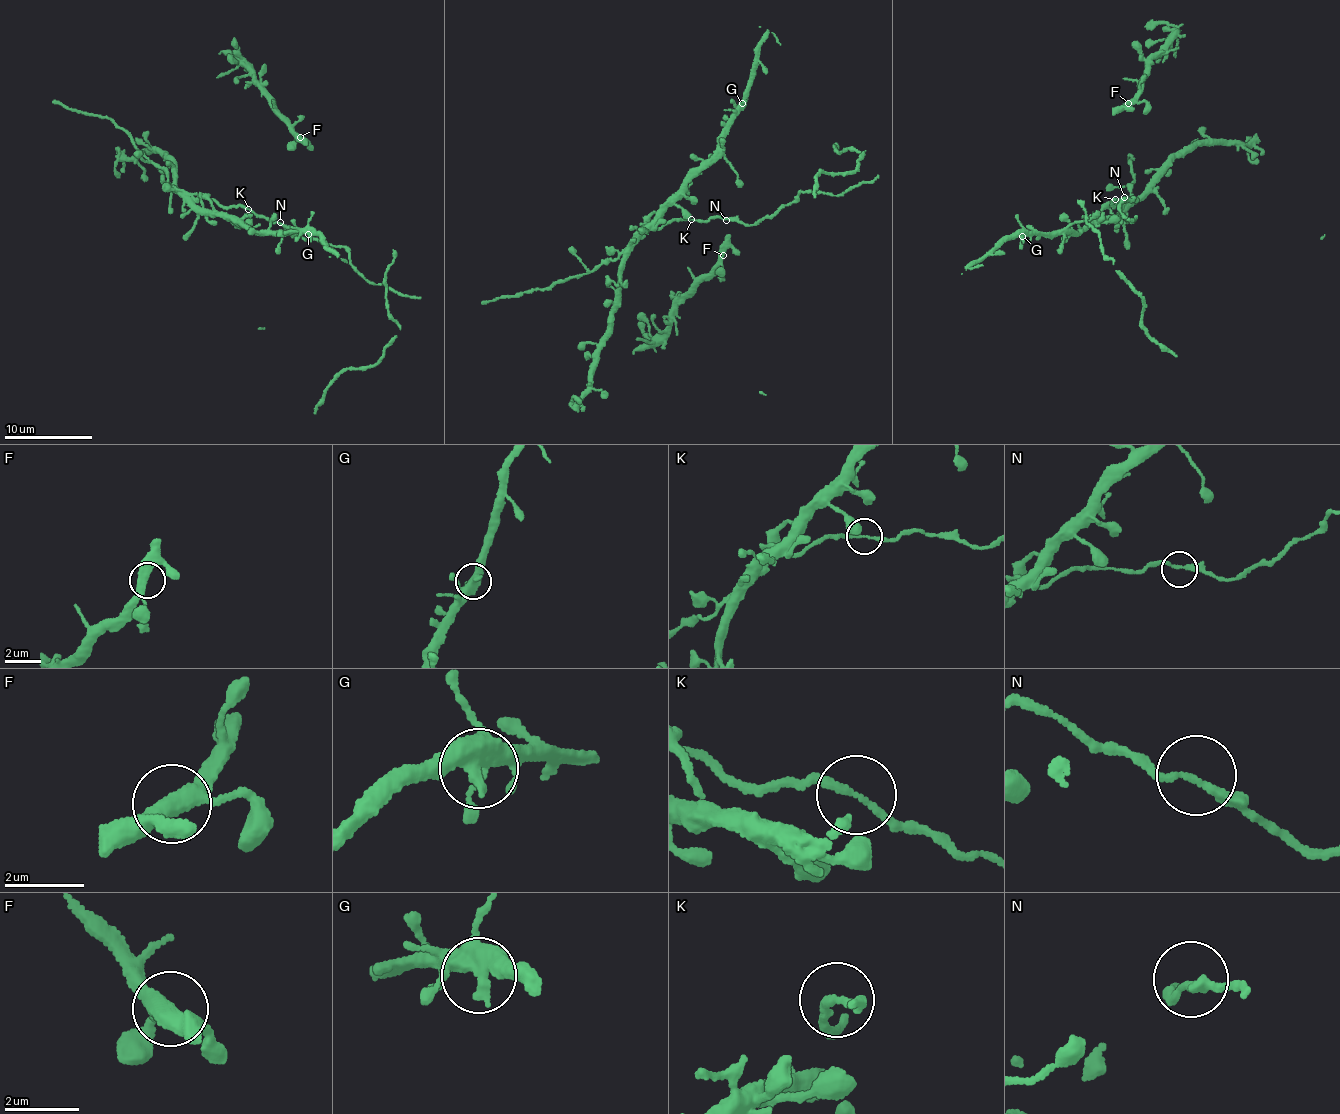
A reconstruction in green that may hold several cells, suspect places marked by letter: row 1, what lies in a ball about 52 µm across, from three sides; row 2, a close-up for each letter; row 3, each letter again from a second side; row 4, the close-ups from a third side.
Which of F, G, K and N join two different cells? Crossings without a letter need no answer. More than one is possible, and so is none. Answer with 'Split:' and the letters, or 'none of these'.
Split: none of these

